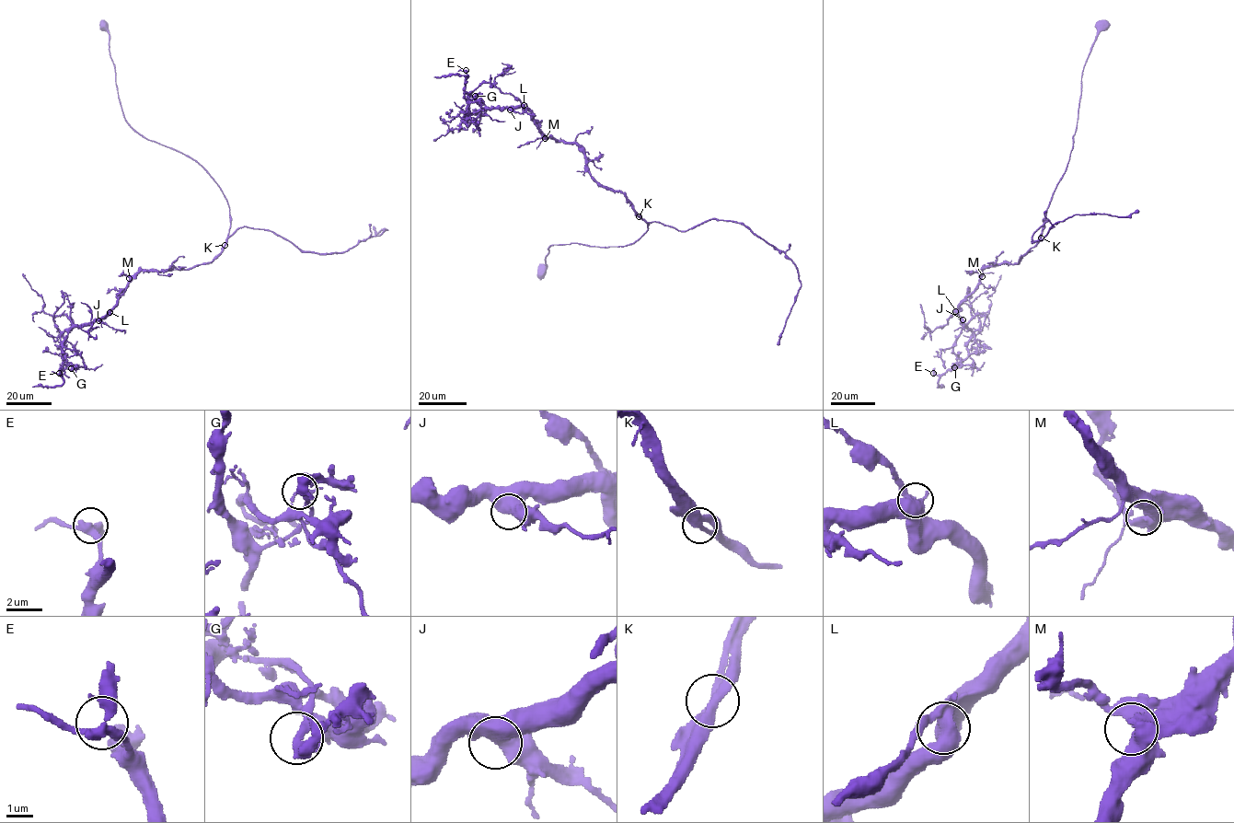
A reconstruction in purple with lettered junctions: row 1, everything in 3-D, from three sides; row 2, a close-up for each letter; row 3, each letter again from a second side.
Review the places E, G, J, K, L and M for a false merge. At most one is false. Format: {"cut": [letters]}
{"cut": []}

